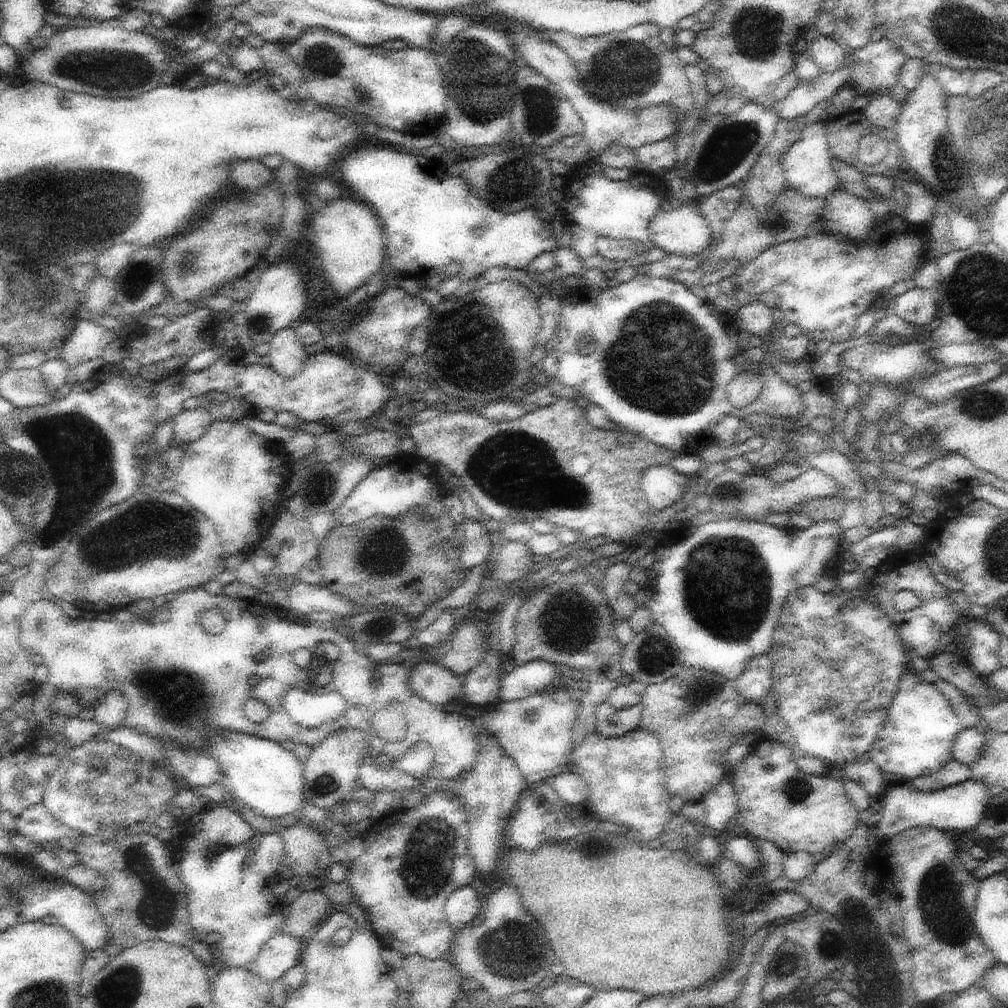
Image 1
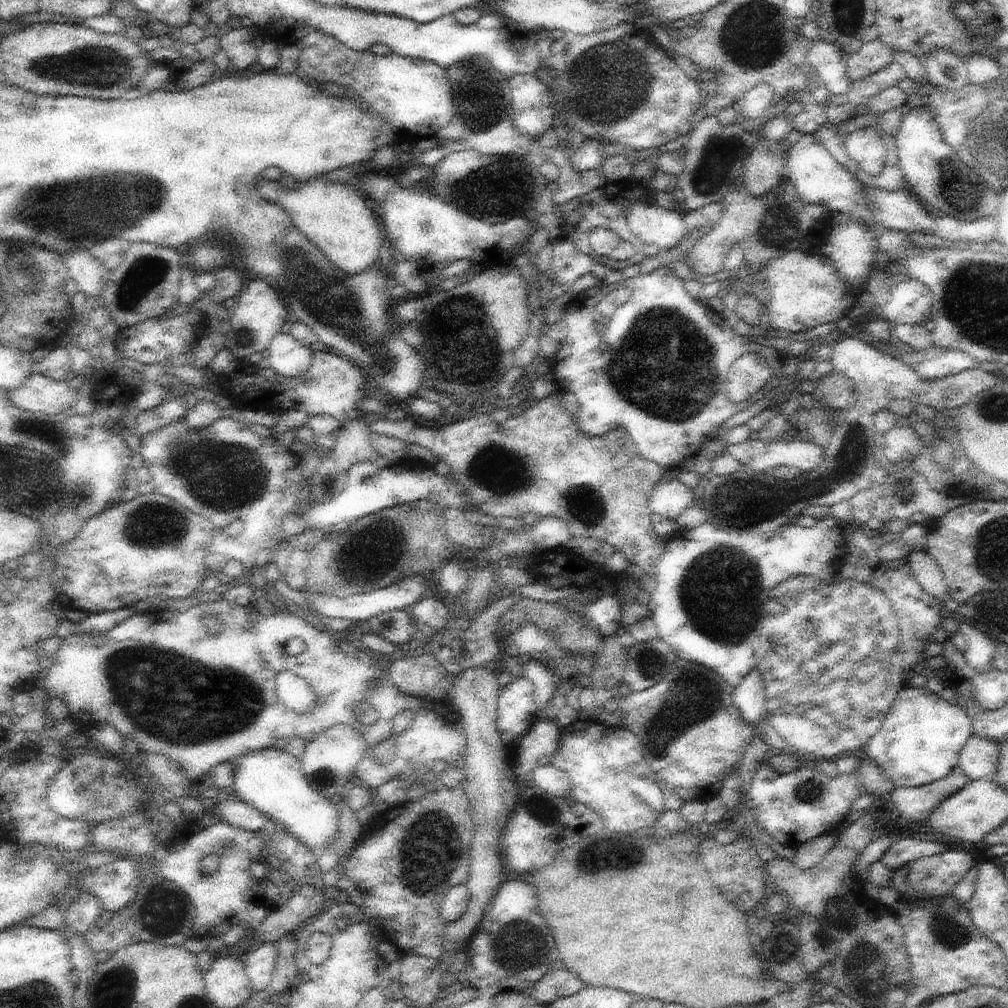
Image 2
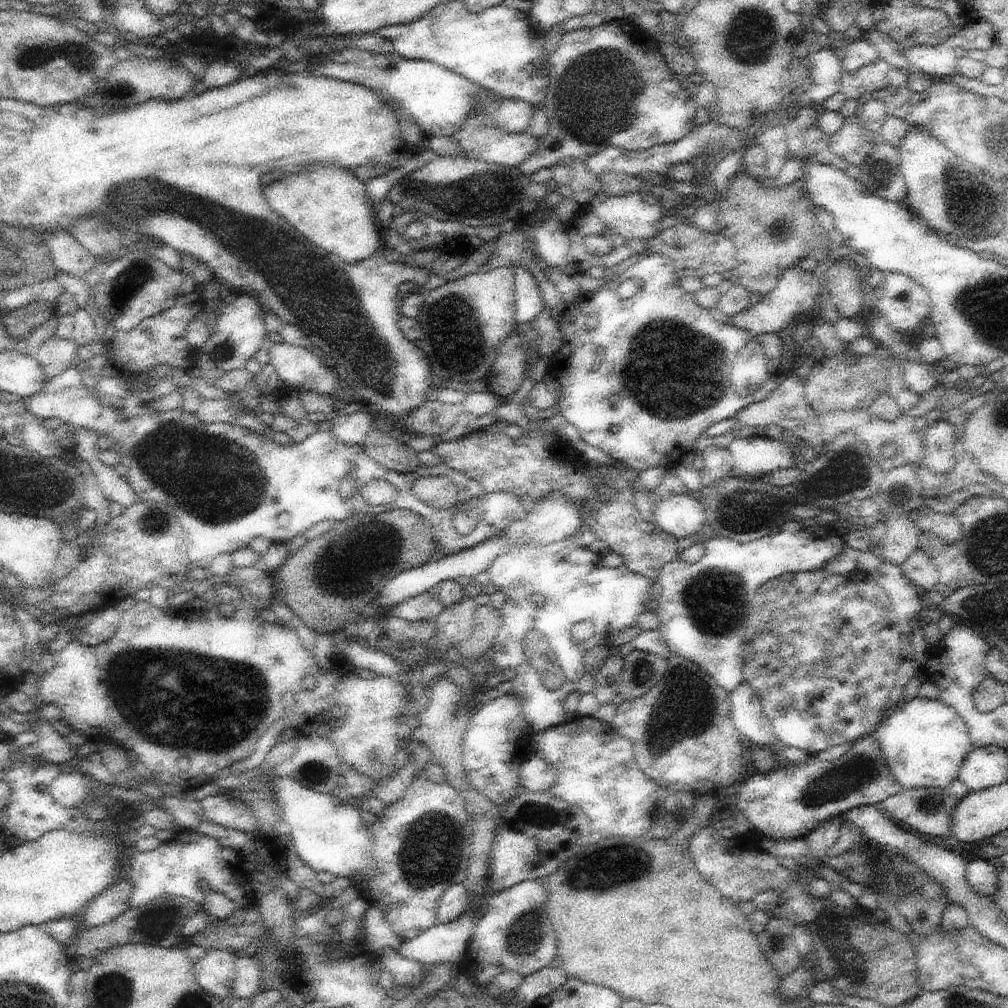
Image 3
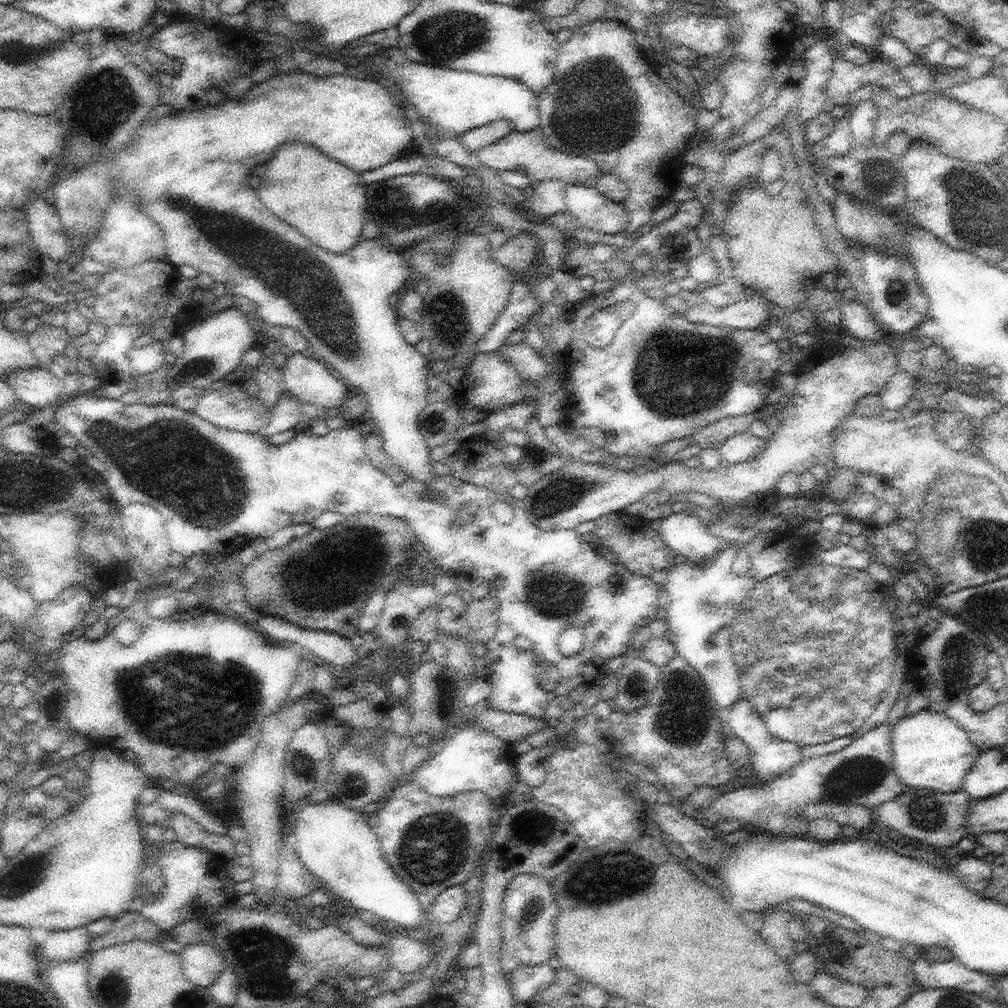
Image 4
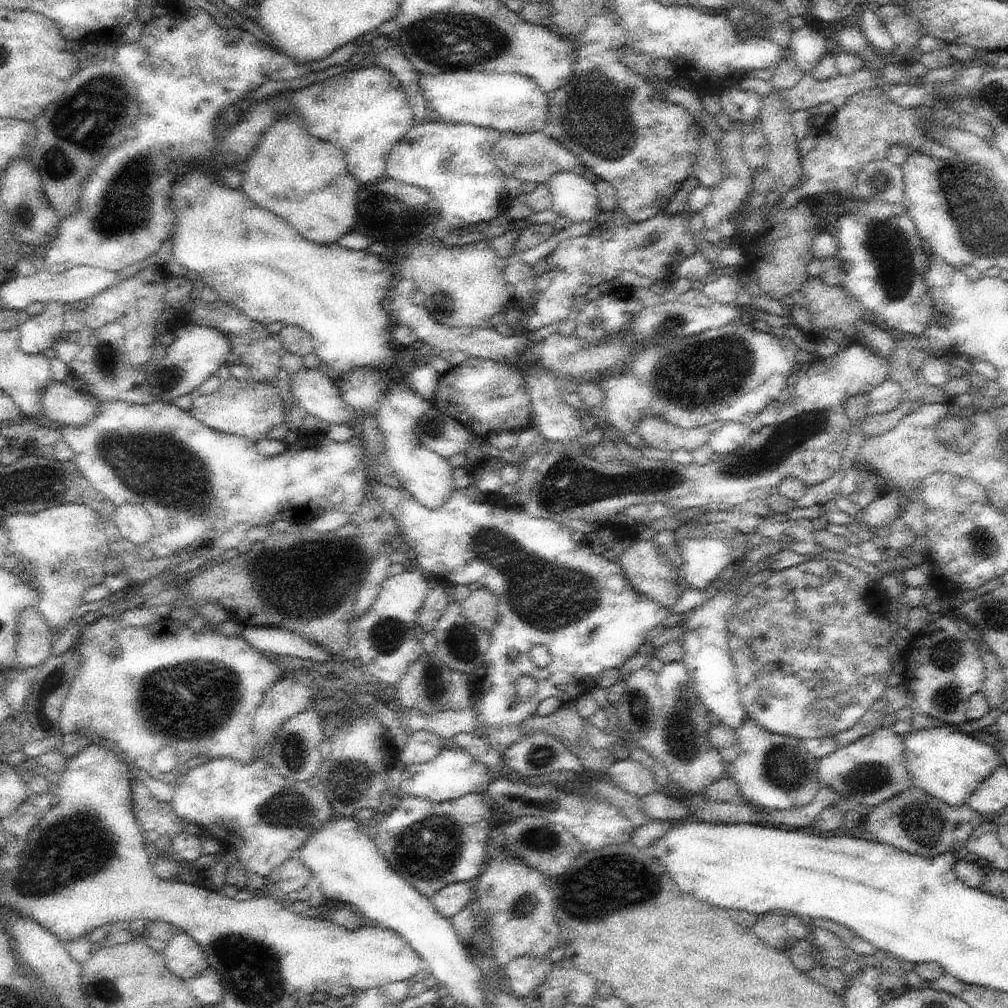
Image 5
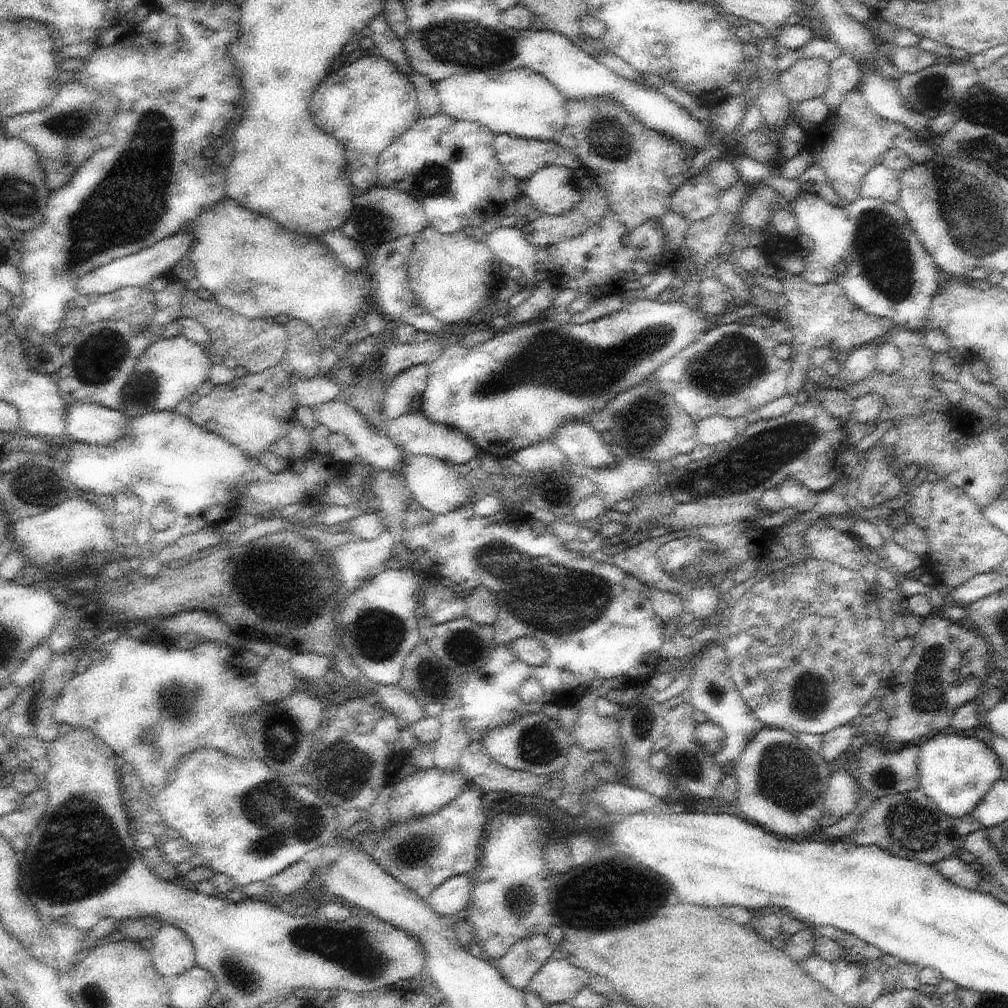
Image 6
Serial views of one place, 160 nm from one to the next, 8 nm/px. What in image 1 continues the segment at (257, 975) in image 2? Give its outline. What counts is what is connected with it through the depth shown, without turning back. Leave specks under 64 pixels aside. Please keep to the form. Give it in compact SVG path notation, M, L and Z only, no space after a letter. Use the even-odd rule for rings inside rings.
M278 933L260 951L257 958L257 972L273 985L294 966L302 963L305 941L288 933Z

